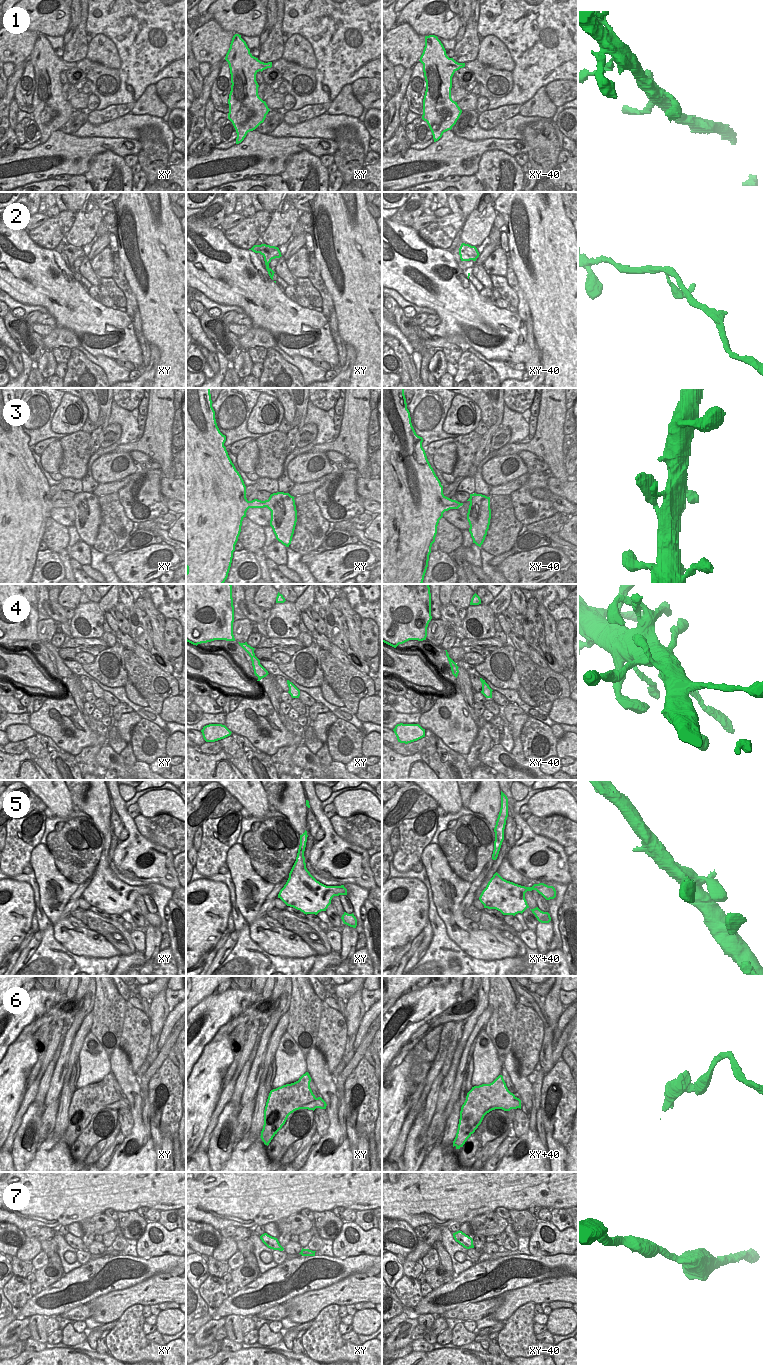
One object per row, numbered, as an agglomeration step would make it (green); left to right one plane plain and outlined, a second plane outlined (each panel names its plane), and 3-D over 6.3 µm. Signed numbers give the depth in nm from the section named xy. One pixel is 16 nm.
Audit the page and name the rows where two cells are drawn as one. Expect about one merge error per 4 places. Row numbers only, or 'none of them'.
2

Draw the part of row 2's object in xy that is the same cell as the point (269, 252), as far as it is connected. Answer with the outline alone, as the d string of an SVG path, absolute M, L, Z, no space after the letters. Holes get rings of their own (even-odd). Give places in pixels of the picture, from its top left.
M266 244L254 245L249 250L252 250L255 253L260 253L264 257L266 267L272 259L280 258L282 256L278 247Z

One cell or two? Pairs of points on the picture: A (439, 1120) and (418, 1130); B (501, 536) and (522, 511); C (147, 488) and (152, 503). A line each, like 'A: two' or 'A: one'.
A: two
B: two
C: one

